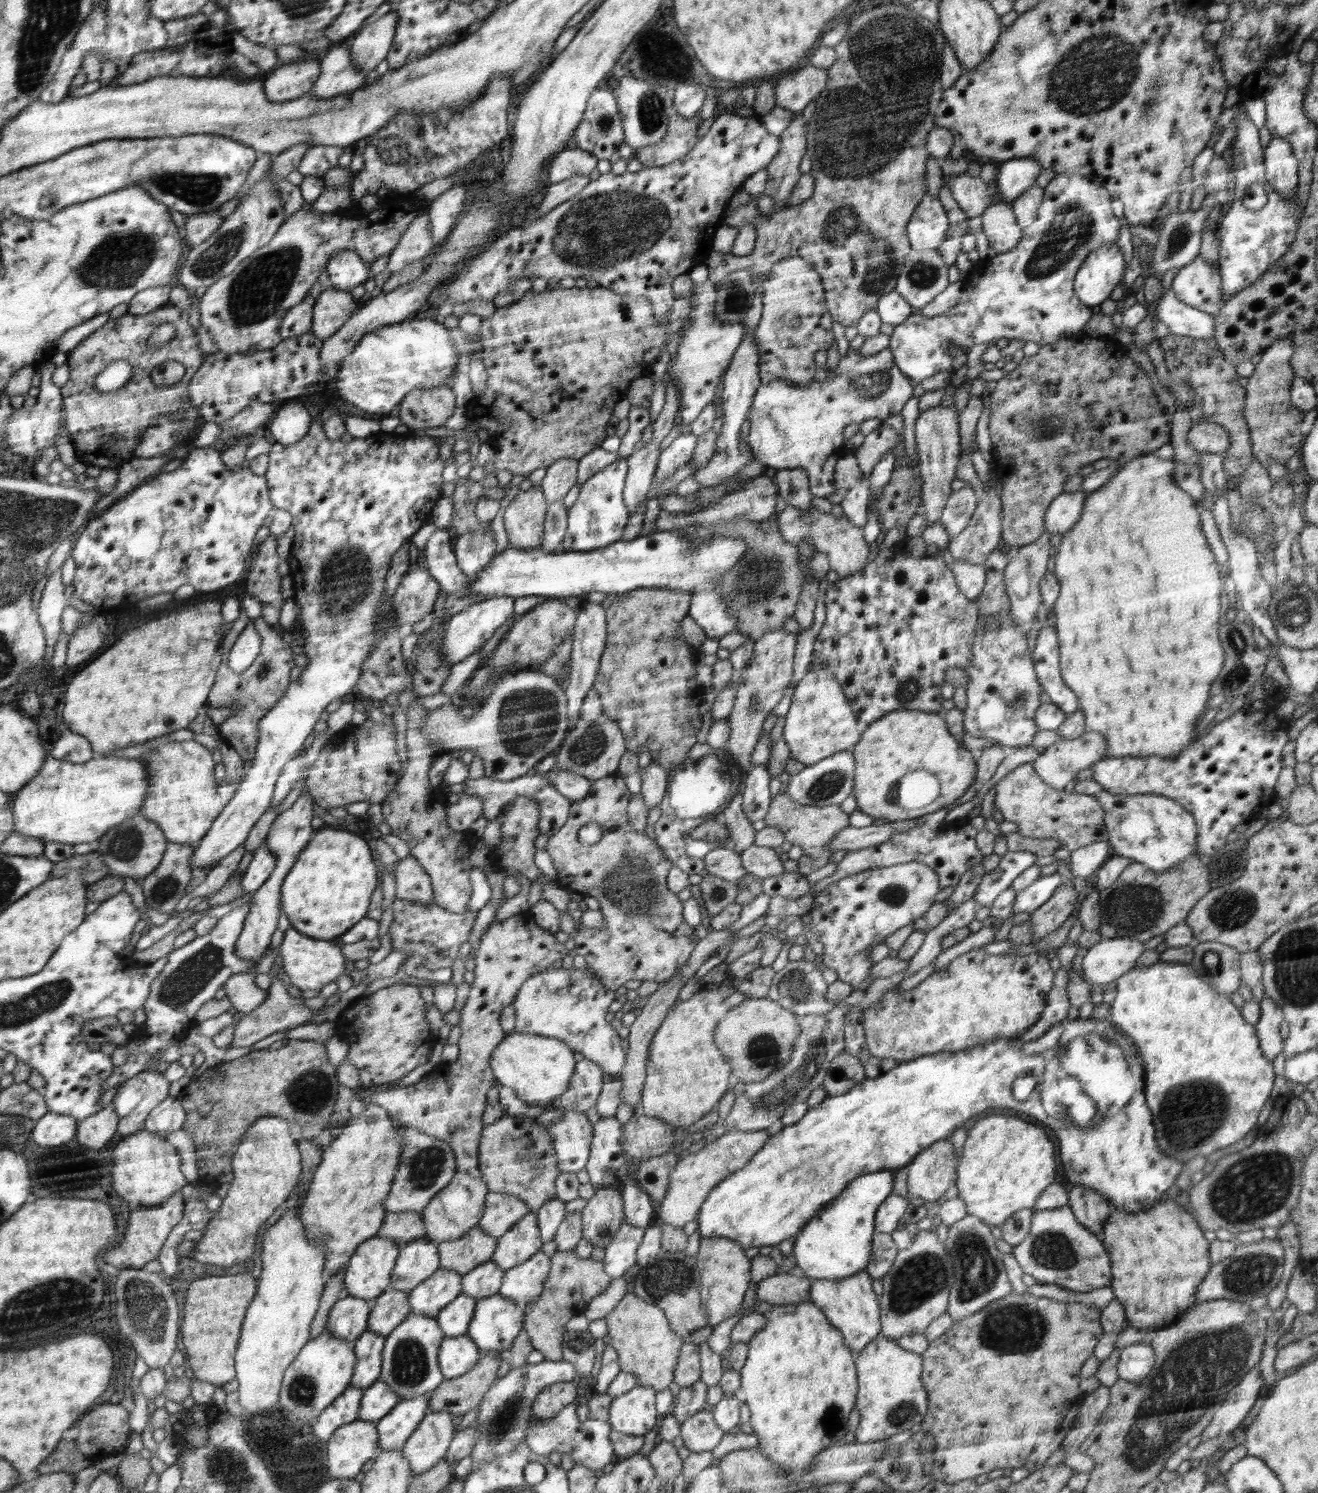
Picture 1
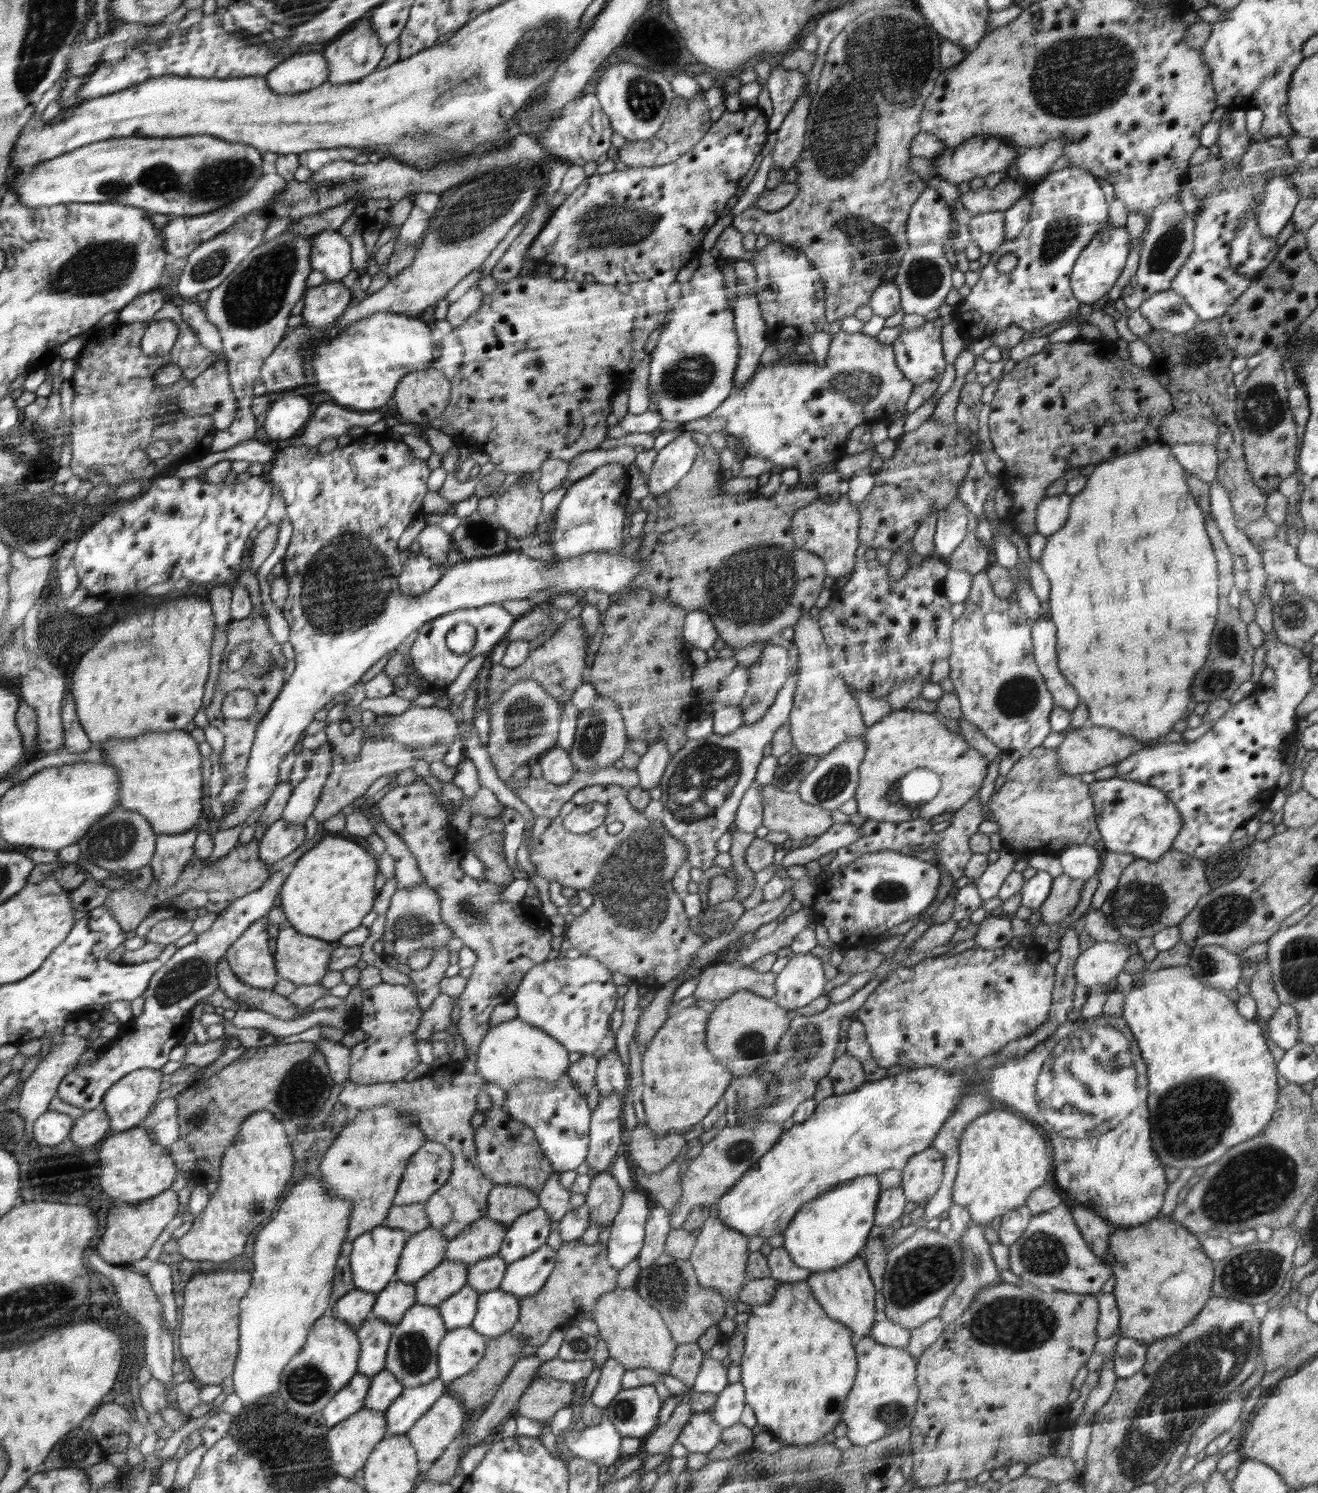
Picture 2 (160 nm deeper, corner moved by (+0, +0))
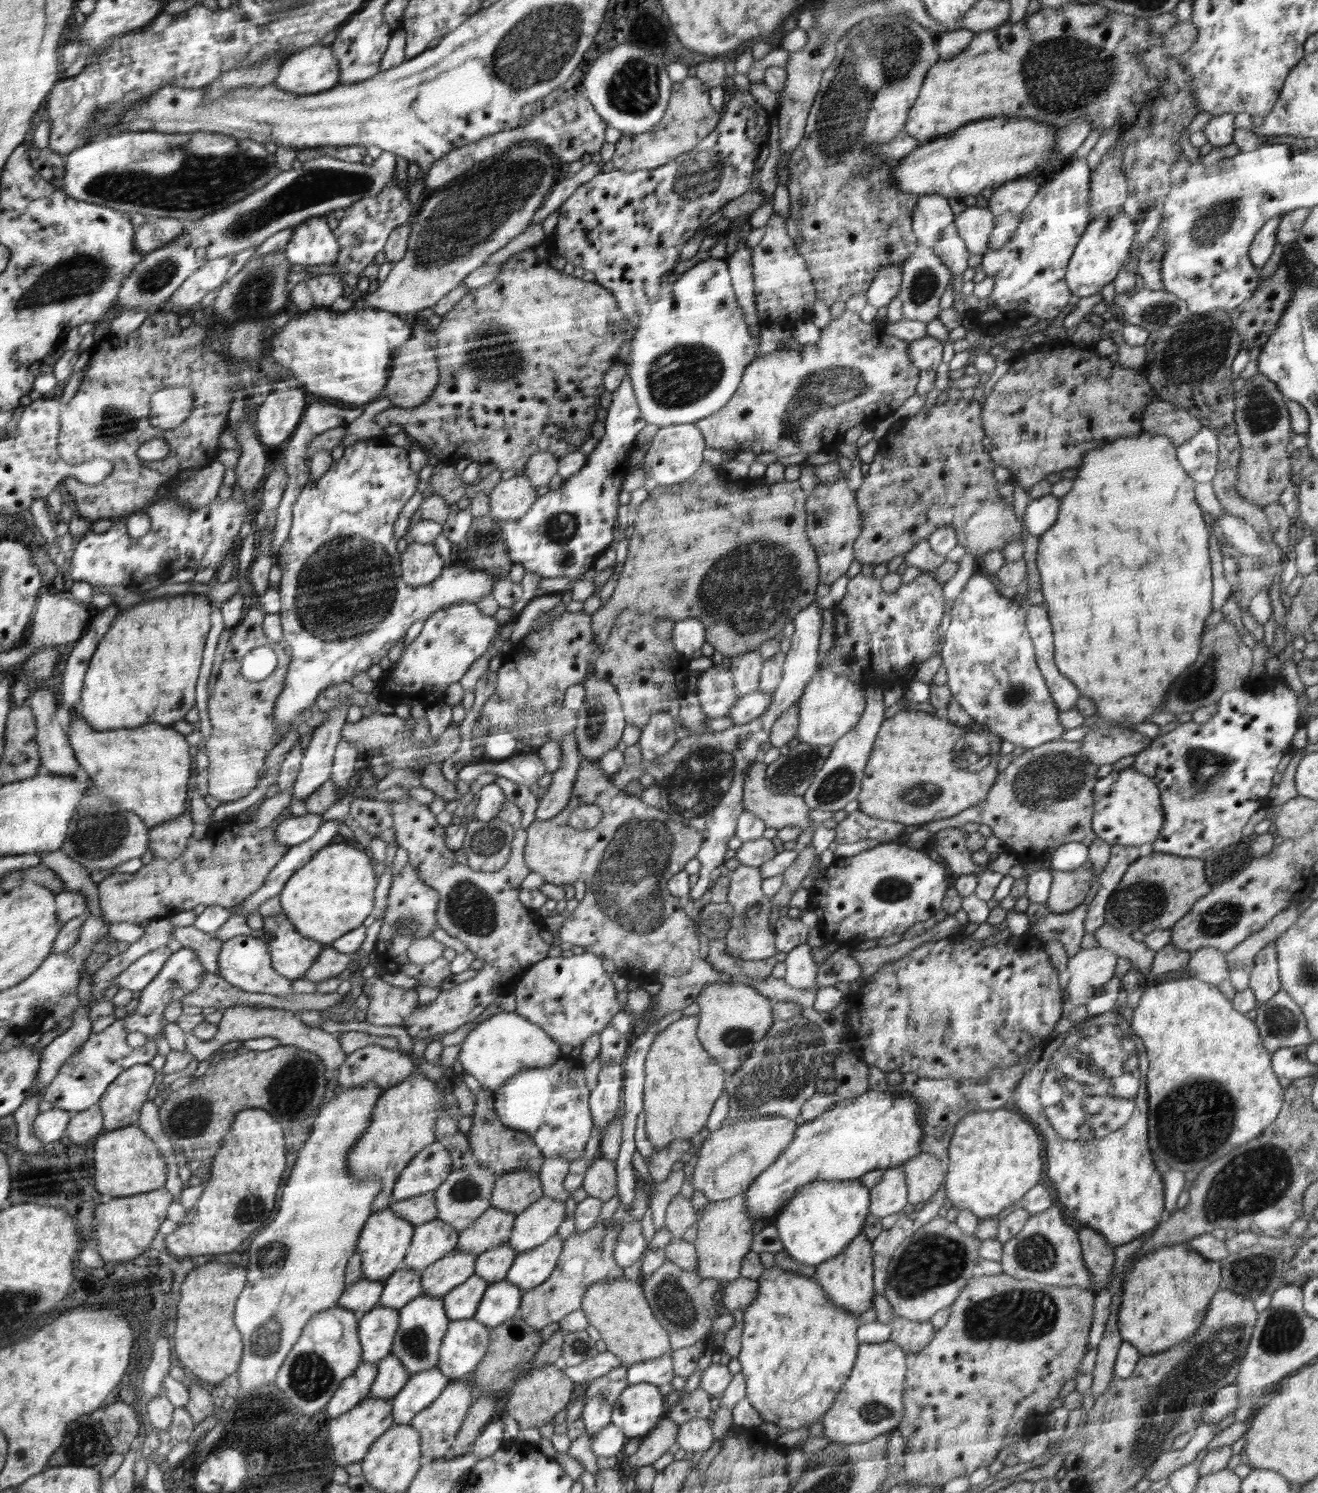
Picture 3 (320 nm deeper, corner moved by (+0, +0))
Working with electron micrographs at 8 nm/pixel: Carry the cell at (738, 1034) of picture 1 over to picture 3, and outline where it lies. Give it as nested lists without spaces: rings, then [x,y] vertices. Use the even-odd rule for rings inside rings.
[[[740,981],[729,983],[710,983],[703,986],[704,990],[696,998],[700,1007],[698,1014],[700,1043],[707,1049],[708,1055],[714,1058],[724,1073],[730,1077],[751,1056],[752,1049],[767,1036],[768,1030],[775,1024],[772,1002],[764,995],[750,988],[750,984]]]

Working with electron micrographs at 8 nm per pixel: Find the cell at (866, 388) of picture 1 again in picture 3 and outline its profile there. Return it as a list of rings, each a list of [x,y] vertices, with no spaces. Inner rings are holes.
[[[842,312],[836,320],[830,320],[820,329],[817,343],[803,345],[799,351],[784,349],[755,358],[744,375],[744,386],[732,402],[720,409],[720,414],[696,421],[707,446],[721,451],[772,452],[778,457],[792,454],[824,454],[837,452],[848,442],[847,430],[856,430],[863,422],[868,426],[884,418],[892,418],[908,398],[916,398],[920,367],[909,357],[909,341],[886,332],[886,325],[863,322],[856,312]]]

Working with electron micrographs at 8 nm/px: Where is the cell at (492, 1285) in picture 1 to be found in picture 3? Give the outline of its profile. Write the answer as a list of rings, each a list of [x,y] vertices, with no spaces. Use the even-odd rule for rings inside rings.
[[[510,1243],[489,1248],[478,1255],[474,1276],[484,1278],[488,1284],[504,1281],[516,1256],[516,1250]]]

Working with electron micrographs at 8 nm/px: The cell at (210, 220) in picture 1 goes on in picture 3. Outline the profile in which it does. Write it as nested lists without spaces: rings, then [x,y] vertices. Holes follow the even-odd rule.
[[[150,218],[137,230],[135,248],[146,255],[153,253],[180,236],[185,226],[186,222],[177,218]]]

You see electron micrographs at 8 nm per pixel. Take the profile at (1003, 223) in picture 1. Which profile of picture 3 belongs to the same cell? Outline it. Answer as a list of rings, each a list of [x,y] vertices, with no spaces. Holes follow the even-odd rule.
[[[977,205],[967,207],[955,216],[953,223],[970,252],[982,255],[988,252],[989,238],[995,223],[995,216],[990,209]]]

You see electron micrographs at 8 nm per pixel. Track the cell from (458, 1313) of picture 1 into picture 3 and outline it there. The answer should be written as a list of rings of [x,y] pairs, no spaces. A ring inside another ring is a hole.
[[[473,1276],[445,1294],[443,1301],[450,1321],[474,1318],[489,1285],[484,1278]]]

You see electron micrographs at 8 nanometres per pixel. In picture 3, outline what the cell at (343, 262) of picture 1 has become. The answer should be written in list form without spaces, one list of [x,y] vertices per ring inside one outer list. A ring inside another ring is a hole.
[[[310,217],[306,221],[296,225],[293,228],[292,238],[286,243],[283,248],[283,253],[286,254],[288,262],[301,265],[322,265],[330,264],[339,256],[339,241],[335,237],[335,233],[328,226],[327,219],[324,217]]]

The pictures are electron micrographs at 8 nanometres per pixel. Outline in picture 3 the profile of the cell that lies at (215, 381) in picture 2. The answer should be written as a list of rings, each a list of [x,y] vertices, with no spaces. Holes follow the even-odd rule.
[[[190,386],[164,387],[152,397],[151,423],[164,430],[175,429],[194,410],[195,391]]]

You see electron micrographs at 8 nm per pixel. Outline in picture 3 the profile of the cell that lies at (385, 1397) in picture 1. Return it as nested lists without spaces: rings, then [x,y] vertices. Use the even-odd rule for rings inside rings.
[[[394,1354],[383,1358],[376,1365],[378,1366],[378,1373],[372,1385],[370,1396],[392,1399],[408,1382],[410,1377],[408,1371]]]

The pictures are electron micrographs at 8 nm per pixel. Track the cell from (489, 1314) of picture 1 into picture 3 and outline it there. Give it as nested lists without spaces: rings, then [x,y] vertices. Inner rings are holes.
[[[506,1280],[488,1286],[474,1319],[488,1328],[510,1321],[520,1306],[520,1287]]]

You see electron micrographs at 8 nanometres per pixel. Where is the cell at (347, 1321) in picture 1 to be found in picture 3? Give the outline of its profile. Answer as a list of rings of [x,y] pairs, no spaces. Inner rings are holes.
[[[362,1279],[346,1289],[338,1304],[353,1310],[359,1320],[364,1313],[370,1312],[380,1304],[385,1282],[370,1282]]]

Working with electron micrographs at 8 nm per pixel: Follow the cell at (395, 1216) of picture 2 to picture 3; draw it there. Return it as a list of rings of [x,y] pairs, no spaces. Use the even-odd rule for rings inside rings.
[[[435,1191],[407,1198],[390,1204],[391,1209],[408,1222],[418,1226],[438,1218],[438,1206]]]

